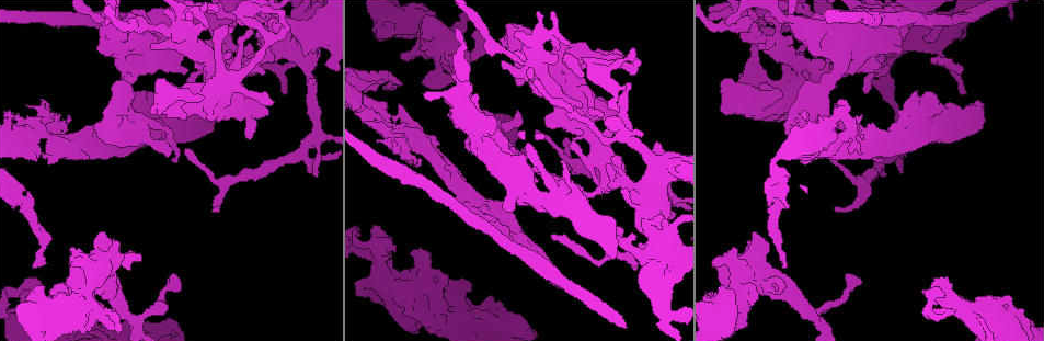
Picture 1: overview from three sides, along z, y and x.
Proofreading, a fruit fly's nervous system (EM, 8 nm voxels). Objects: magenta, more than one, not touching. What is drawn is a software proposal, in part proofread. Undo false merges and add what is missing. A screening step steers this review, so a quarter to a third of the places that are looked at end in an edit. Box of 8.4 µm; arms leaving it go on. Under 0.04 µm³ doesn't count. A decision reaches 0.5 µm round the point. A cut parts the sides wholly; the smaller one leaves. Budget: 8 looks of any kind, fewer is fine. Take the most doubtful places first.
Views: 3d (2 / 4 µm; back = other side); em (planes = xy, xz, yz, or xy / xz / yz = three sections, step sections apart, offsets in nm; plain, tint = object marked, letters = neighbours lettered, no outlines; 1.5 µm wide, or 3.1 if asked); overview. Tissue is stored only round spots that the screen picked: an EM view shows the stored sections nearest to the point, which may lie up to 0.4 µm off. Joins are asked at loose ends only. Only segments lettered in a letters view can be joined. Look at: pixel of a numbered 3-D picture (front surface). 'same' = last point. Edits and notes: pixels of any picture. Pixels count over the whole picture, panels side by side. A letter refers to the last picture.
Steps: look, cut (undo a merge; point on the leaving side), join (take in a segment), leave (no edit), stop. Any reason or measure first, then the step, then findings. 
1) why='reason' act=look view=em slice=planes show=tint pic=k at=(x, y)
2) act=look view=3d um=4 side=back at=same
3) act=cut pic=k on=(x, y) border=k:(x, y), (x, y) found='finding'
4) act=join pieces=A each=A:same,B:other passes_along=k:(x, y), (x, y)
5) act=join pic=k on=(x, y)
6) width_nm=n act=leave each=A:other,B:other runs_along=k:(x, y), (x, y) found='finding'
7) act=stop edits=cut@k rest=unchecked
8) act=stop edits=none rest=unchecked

why='abrupt turn' act=look view=em slice=yz step=4 show=tint pic=1 at=(315, 135)

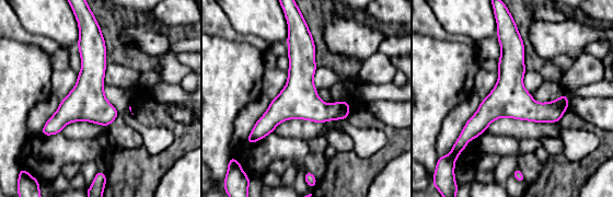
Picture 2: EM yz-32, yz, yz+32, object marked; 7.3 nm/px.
act=look view=em slice=planes show=letters at=same

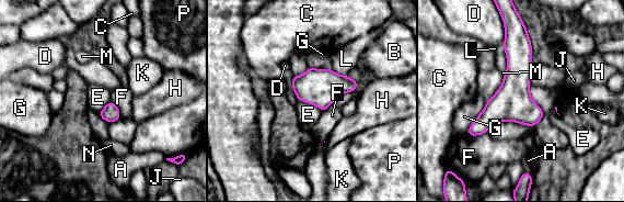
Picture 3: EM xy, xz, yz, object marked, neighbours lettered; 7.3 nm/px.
width_nm=280 longest_contact=G:280nm act=leave each=A:other,B:other,C:other,D:other,E:other,F:other,G:other,H:other,J:other,K:other,L:other,M:other,N:other,P:other found='all the same neuron'

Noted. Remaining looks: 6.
why='branch stops here' act=look view=3d um=2 side=back pic=1 at=(117, 276)

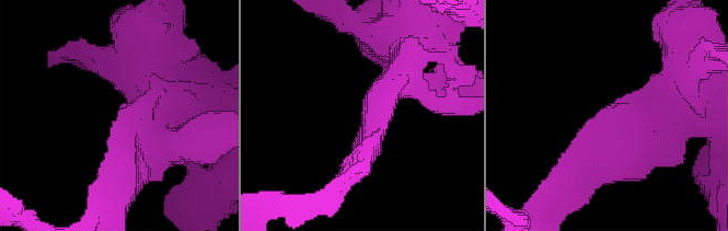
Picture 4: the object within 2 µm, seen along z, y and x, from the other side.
act=look view=em slice=planes show=letters pic=4 at=(587, 121)

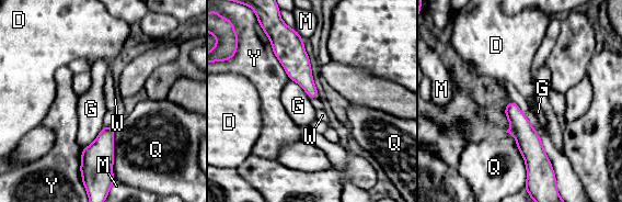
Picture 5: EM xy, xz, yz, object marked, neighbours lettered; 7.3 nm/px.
act=leave each=D:other,G:other,M:other,Q:other,W:other,Y:other border=5:(104, 126), (98, 136), (82, 149) found='none of them fits'

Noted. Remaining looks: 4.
why='touches itself' act=look view=3d um=2 side=back pic=1 at=(42, 114)

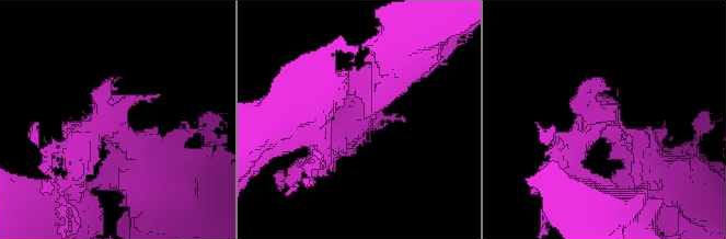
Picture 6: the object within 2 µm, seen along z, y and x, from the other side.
act=look view=em slice=xz step=4 show=tint pic=6 at=(600, 116)

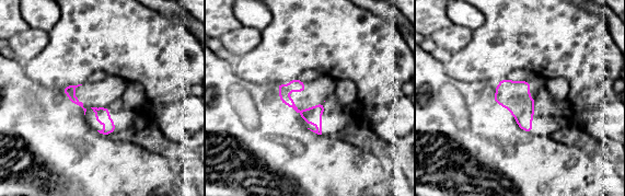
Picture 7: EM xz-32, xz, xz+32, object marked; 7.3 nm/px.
why='another direction' act=look view=em slice=planes show=letters at=same

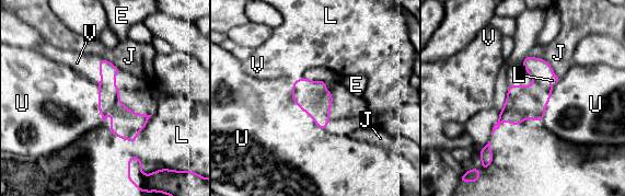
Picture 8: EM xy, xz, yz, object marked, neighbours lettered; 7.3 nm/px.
act=leave each=E:other,J:other,L:other,U:other,V:other runs_along=8:(102, 61), (108, 102), (132, 138) found='all the same neuron'

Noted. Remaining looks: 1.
act=stop edits=none rest=unchecked

